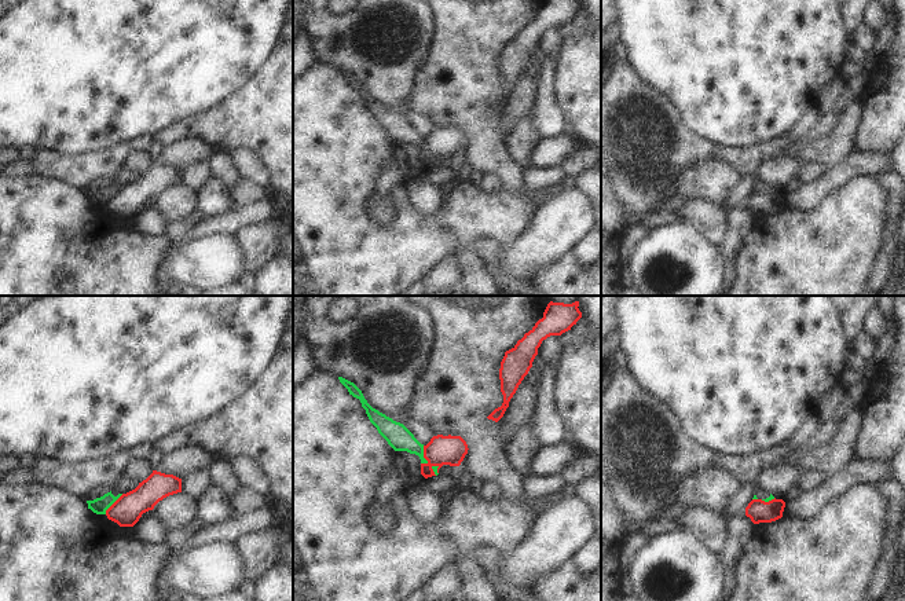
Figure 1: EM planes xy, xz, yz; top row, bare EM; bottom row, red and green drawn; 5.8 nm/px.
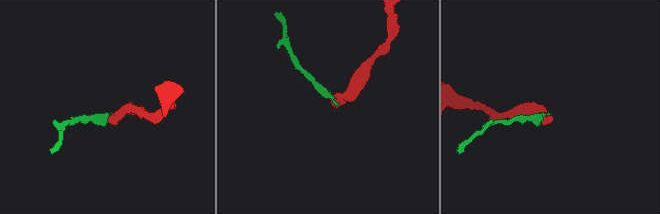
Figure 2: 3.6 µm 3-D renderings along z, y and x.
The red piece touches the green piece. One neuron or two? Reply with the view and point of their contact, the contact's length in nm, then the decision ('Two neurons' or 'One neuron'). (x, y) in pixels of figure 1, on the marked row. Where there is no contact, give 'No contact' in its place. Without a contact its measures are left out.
Touches red at xz (424, 455). Shared border 110 nm. Two neurons.

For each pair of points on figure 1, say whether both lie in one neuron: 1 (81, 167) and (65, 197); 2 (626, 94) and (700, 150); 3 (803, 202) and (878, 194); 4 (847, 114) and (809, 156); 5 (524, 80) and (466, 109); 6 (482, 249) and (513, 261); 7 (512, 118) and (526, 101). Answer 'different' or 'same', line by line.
1: different
2: same
3: different
4: same
5: different
6: different
7: same

